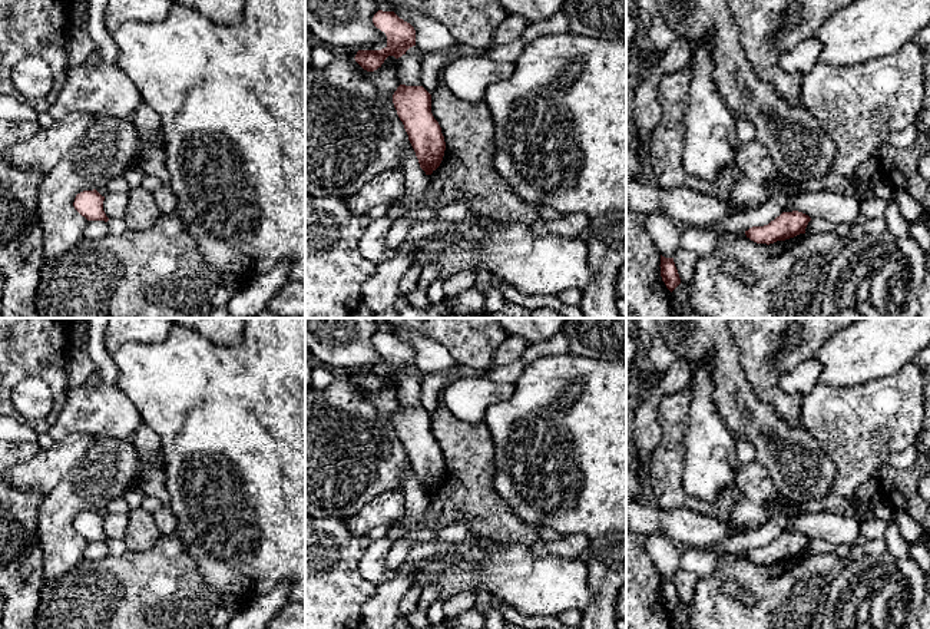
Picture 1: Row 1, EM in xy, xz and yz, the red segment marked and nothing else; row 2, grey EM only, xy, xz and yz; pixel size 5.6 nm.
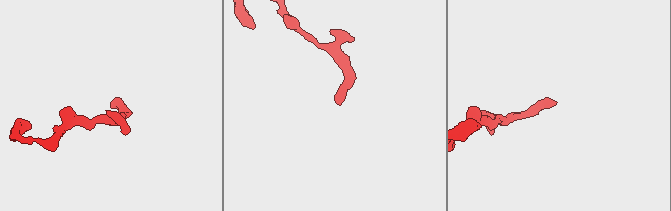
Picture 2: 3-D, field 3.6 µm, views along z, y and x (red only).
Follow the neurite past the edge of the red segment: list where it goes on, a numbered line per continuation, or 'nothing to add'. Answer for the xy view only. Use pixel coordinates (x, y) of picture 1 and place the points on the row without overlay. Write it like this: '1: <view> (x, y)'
nothing to add

